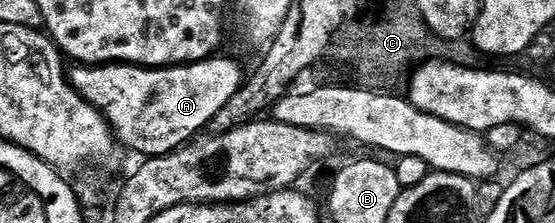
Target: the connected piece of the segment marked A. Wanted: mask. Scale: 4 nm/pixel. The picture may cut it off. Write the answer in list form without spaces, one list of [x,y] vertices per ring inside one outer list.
[[[216,54],[209,60],[199,60],[196,64],[173,64],[170,68],[143,68],[140,64],[84,64],[82,62],[76,63],[74,67],[75,69],[70,69],[69,79],[71,85],[75,88],[75,92],[81,94],[81,98],[85,102],[92,104],[105,117],[108,124],[111,125],[111,131],[115,133],[116,141],[122,147],[124,144],[125,147],[132,148],[135,152],[140,152],[140,157],[143,158],[167,156],[175,149],[182,148],[192,138],[198,137],[208,127],[210,121],[216,118],[217,114],[224,109],[225,104],[243,88],[245,81],[242,66],[235,60],[226,60],[223,54]]]

